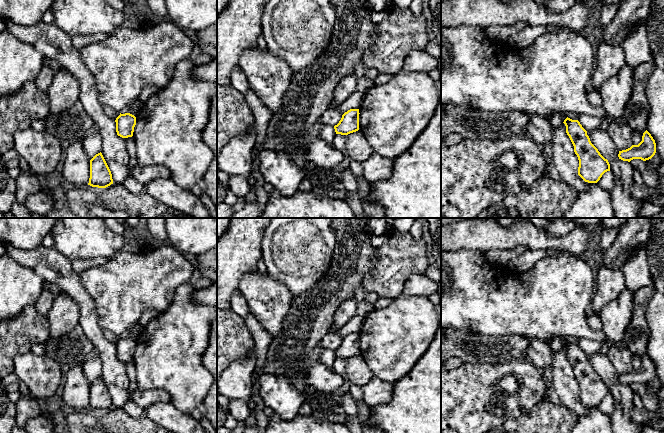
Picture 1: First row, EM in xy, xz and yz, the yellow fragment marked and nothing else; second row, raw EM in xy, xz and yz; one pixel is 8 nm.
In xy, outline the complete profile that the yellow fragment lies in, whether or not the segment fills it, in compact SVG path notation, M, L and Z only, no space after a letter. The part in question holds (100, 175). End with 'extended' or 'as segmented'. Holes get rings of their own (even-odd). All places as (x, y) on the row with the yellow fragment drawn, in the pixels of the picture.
M100 152L90 160L90 178L88 185L106 188L111 184L113 184L111 171Z | as segmented

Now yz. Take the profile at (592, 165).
M567 117L563 123L579 160L578 175L585 182L597 183L605 172L610 171L608 160L591 143L587 131L578 120Z | as segmented

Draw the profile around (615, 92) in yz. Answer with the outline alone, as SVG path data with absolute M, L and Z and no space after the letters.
M625 63L618 74L602 84L599 93L605 116L599 125L601 130L607 131L610 123L623 116L633 91L634 71L635 68Z

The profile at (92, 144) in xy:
M95 128L92 133L83 140L85 153L89 160L102 150L102 138L99 130Z

